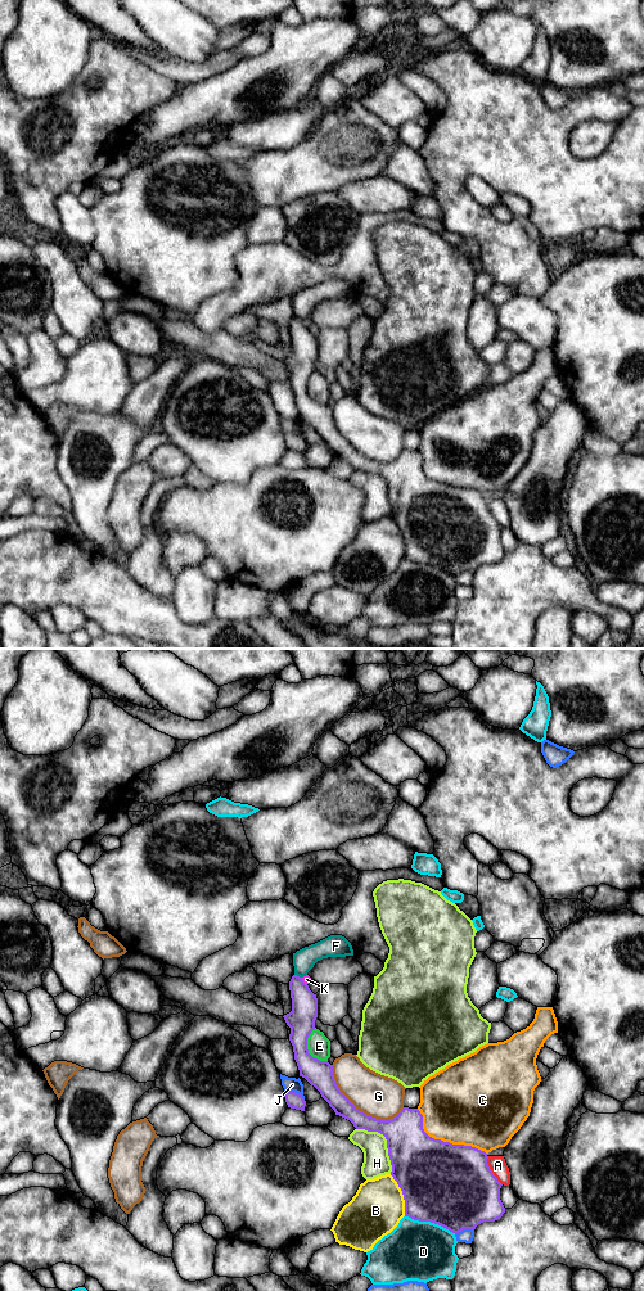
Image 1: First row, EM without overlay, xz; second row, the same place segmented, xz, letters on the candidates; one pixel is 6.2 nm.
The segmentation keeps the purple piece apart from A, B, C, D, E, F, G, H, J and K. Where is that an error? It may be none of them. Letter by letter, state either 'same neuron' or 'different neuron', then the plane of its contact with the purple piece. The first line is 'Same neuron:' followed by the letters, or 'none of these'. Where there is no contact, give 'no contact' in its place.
Same neuron: none of these
A: different neuron | xz
B: different neuron | xz
C: different neuron | xz
D: different neuron | xz
E: different neuron | xz
F: different neuron | xz
G: different neuron | xz
H: different neuron | xz
J: different neuron | xz
K: different neuron | xz

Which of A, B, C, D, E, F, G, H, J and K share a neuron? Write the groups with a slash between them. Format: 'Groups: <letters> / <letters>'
Groups: A / B / C / D / E / F K / G / H / J

